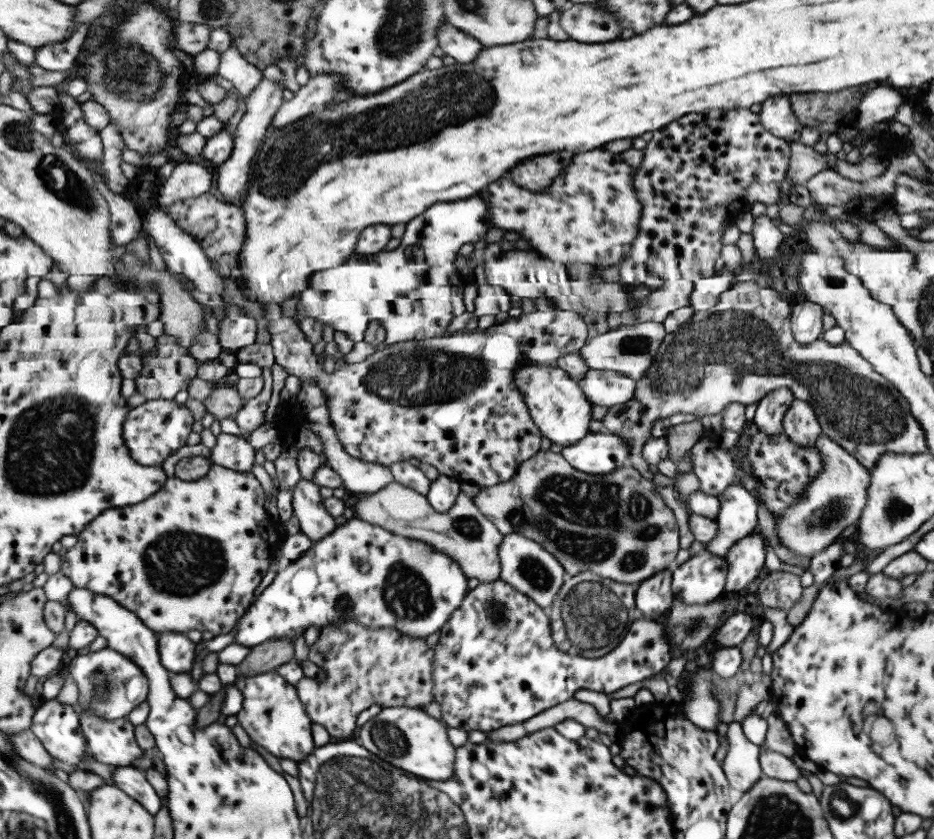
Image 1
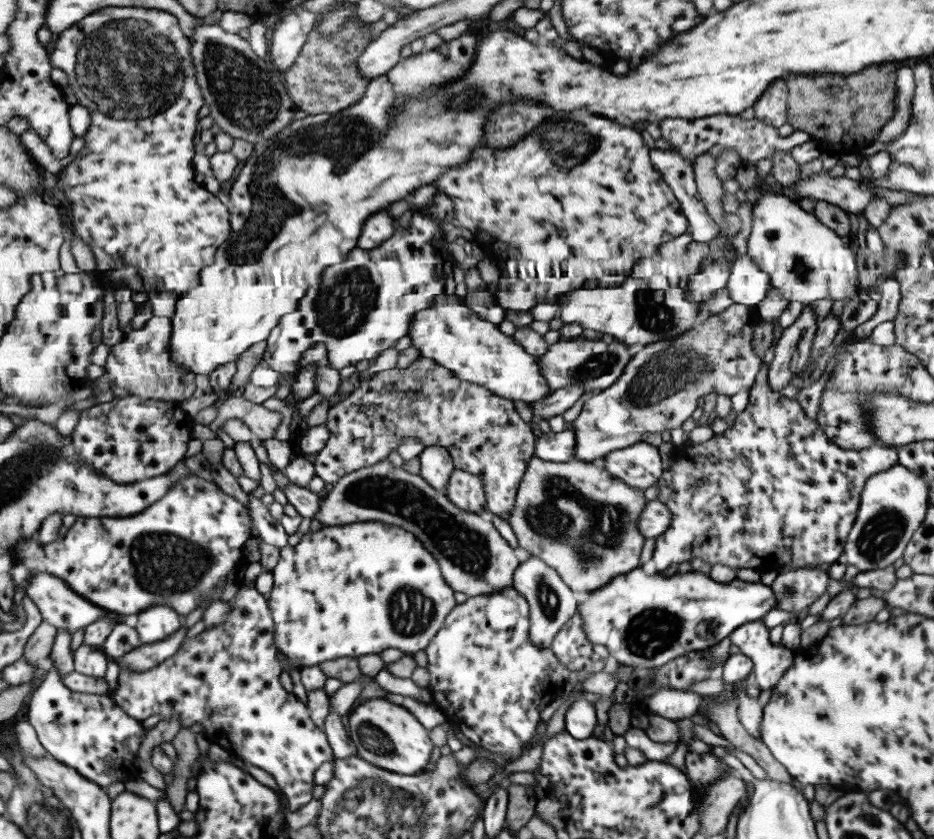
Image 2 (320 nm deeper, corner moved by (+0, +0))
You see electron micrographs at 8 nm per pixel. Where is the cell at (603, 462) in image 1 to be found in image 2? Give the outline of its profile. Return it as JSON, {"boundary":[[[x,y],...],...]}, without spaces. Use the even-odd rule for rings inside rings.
{"boundary":[[[571,430],[548,431],[537,436],[533,447],[533,457],[546,462],[577,461],[574,453],[574,434]]]}

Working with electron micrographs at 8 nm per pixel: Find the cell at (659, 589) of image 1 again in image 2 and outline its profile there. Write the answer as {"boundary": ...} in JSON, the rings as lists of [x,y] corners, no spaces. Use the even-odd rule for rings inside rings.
{"boundary":[[[762,362],[761,370],[754,378],[754,384],[749,389],[749,402],[747,406],[736,414],[732,424],[720,434],[713,433],[708,440],[700,444],[684,442],[680,446],[673,446],[671,454],[673,464],[663,469],[656,482],[658,494],[656,499],[665,504],[670,514],[669,526],[653,542],[652,557],[656,572],[661,572],[673,564],[679,564],[689,558],[700,558],[707,564],[723,564],[732,569],[752,568],[759,573],[775,570],[777,572],[789,571],[796,568],[817,568],[818,565],[832,564],[842,560],[844,542],[853,521],[856,519],[860,492],[865,481],[873,474],[888,470],[897,463],[897,451],[895,447],[886,447],[881,441],[875,442],[861,450],[845,450],[833,444],[824,435],[821,427],[815,420],[809,419],[797,402],[792,398],[785,398],[778,392],[771,392],[767,386],[766,373],[768,366]]]}

